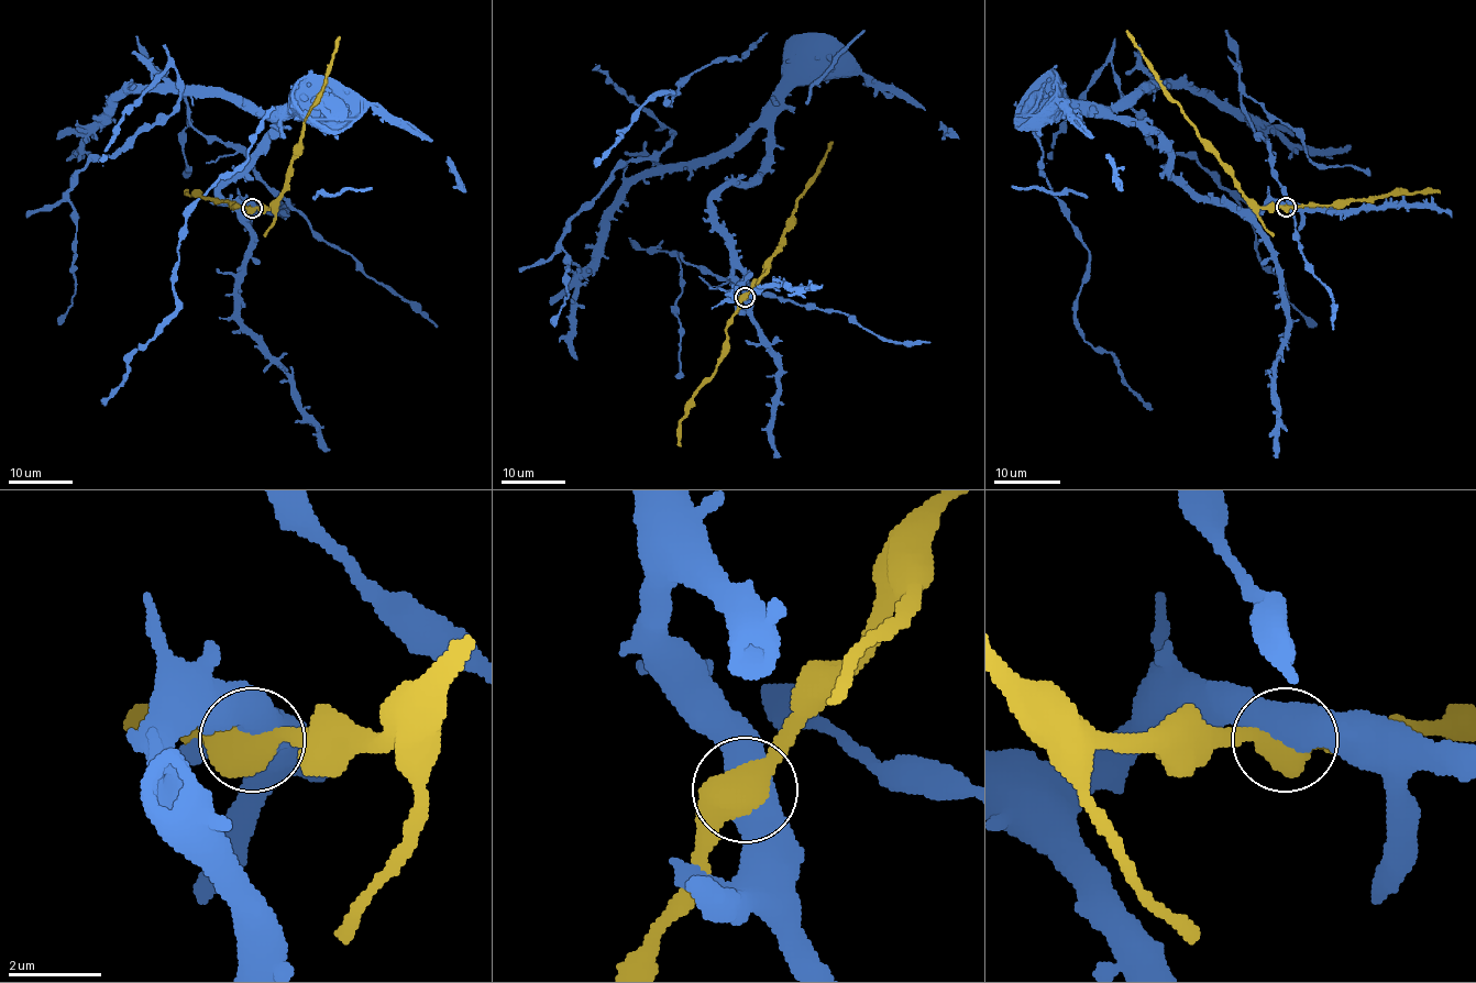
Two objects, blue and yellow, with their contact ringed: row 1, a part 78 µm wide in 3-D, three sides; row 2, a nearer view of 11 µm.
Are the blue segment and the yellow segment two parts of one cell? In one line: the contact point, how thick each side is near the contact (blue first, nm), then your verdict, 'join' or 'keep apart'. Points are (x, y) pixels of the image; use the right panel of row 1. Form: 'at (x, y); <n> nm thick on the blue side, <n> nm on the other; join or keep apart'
at (1286, 207); 550 nm thick on the blue side, 600 nm on the other; join

